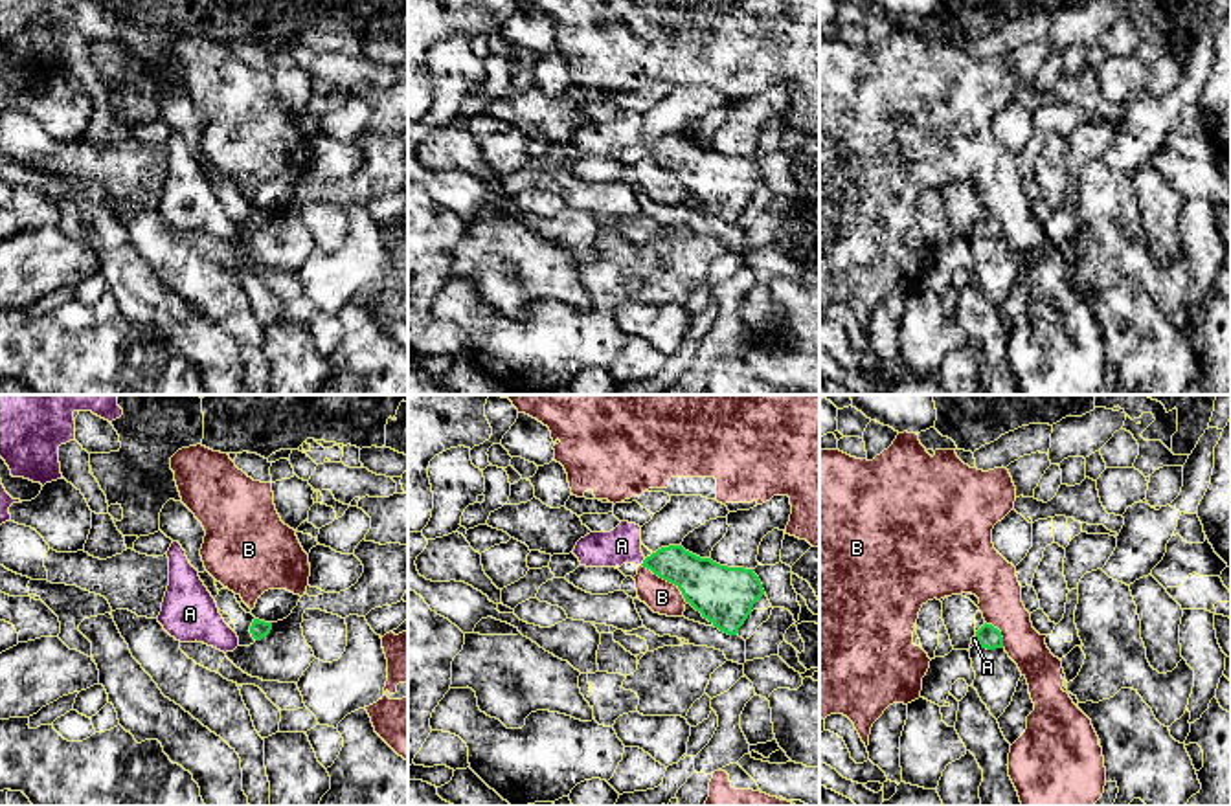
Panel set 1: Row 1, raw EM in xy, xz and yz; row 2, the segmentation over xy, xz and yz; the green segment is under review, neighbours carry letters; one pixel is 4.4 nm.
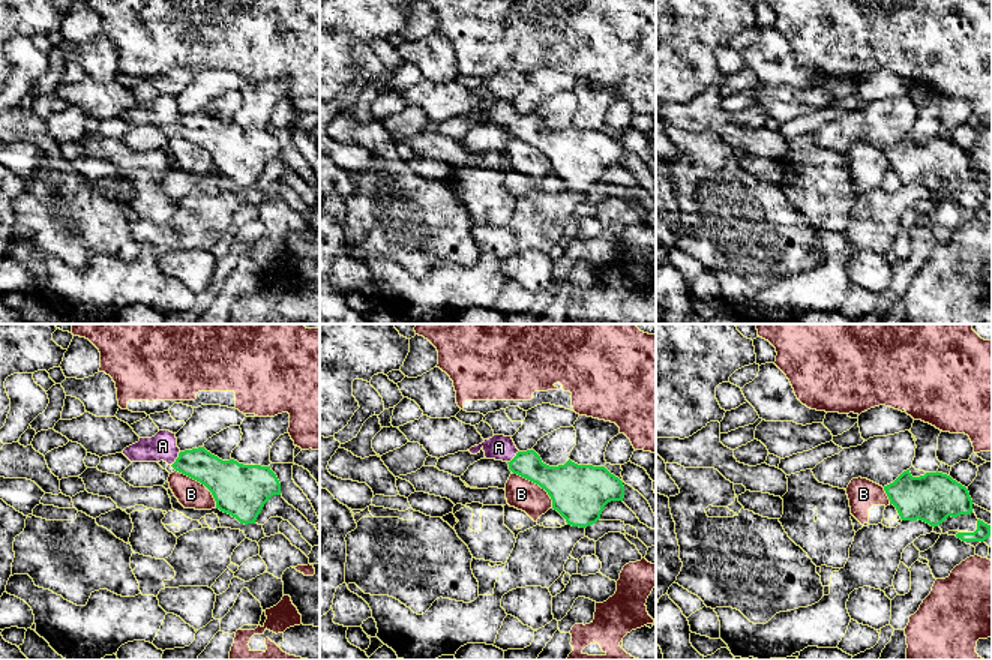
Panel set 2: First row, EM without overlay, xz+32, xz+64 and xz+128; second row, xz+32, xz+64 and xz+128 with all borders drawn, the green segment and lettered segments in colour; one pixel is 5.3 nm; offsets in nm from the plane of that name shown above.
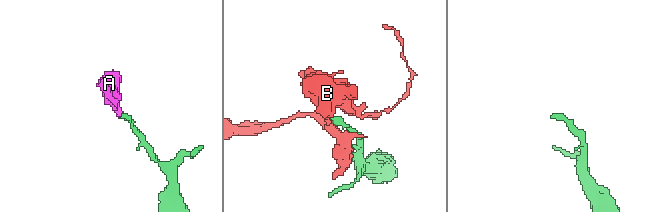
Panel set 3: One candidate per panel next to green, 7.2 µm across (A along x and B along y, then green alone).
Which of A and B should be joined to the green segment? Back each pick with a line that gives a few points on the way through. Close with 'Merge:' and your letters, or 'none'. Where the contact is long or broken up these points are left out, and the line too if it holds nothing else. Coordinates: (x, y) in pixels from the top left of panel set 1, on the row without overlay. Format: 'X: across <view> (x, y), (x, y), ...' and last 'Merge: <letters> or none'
A: across xz (697, 167), (669, 151), (643, 151), (621, 134)
Merge: A

